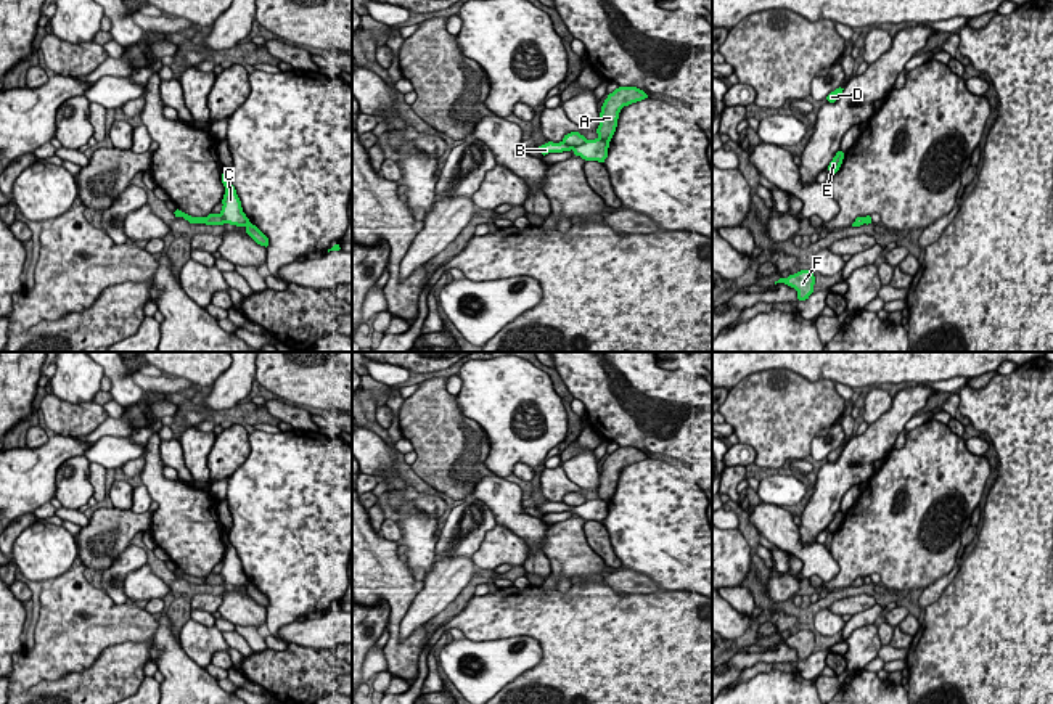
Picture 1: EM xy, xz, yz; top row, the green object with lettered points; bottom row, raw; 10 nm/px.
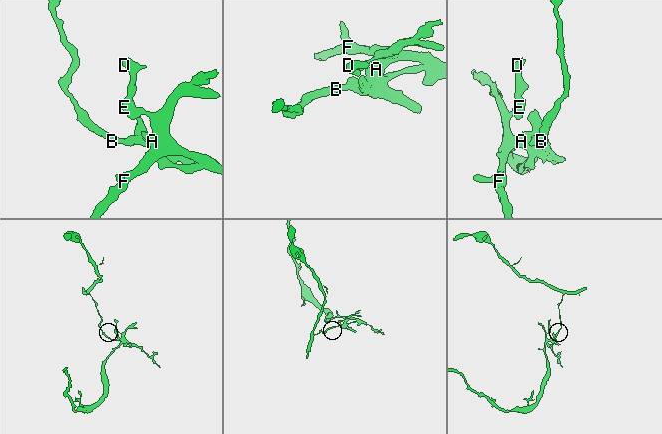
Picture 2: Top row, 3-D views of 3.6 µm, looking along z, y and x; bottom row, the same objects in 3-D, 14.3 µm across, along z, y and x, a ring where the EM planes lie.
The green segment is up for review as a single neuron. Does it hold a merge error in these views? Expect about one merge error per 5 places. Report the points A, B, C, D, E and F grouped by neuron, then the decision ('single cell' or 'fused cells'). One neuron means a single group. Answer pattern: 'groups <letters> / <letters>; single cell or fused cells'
groups A D E F / B C; fused cells

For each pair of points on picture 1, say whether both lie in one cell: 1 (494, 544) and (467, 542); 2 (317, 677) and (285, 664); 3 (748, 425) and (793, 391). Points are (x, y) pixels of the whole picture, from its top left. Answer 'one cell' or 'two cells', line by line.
1: two cells
2: one cell
3: one cell

